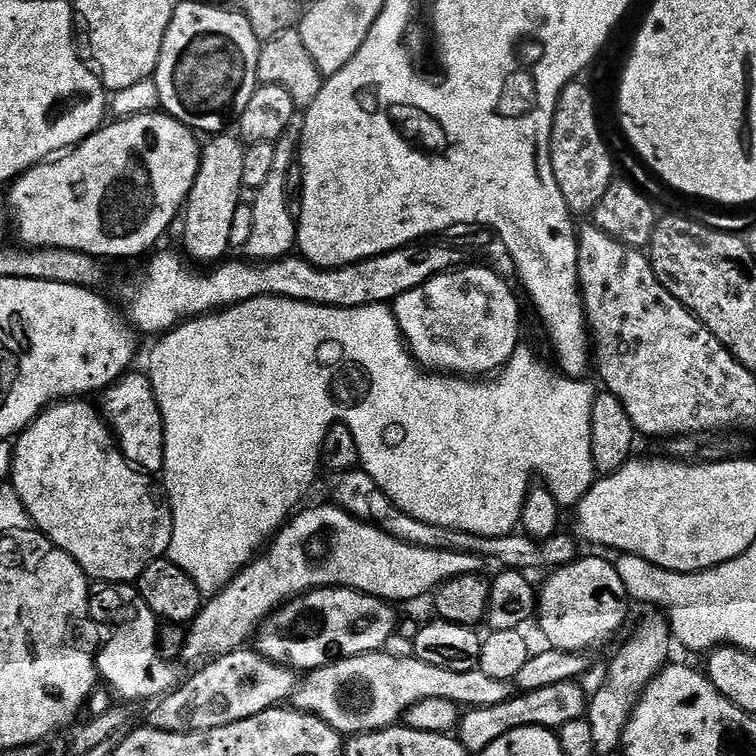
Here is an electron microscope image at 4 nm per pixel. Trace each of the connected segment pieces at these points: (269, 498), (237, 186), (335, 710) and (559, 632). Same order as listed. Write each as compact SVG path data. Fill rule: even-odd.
M259 296L253 300L246 300L243 304L217 311L215 314L205 314L199 318L189 319L187 322L172 330L176 333L176 336L196 336L196 332L244 332L244 336L252 336L252 340L242 340L242 346L240 344L238 346L222 346L222 350L226 350L226 352L212 352L212 360L206 360L212 366L212 369L202 368L202 372L198 376L202 380L194 380L194 382L172 382L174 384L172 398L156 400L156 402L162 402L162 407L160 407L161 416L166 416L166 422L163 424L164 470L162 479L164 479L164 484L162 483L162 488L166 493L166 503L172 510L172 537L170 538L170 546L168 547L166 556L167 559L173 560L186 574L190 574L194 586L198 586L200 595L204 598L215 596L217 592L220 592L228 584L231 584L237 572L265 547L266 542L271 541L275 537L276 533L284 527L289 517L301 507L300 499L307 494L308 487L315 482L316 471L321 471L325 438L328 436L329 430L335 426L343 426L350 430L350 434L354 438L356 449L360 455L360 464L363 470L373 479L378 488L388 496L388 499L404 511L405 514L409 515L410 518L417 519L418 522L429 523L430 526L453 528L454 531L469 532L472 535L500 536L503 538L508 538L512 531L517 531L520 515L524 509L524 497L528 495L529 487L533 483L532 472L538 474L540 480L545 478L545 476L560 476L560 472L556 472L556 464L552 464L552 444L548 444L548 440L552 440L552 436L548 436L548 432L544 432L544 412L552 412L552 404L560 404L560 408L564 408L564 404L568 404L568 456L572 456L572 460L576 460L576 456L584 456L584 448L592 448L592 403L596 401L598 392L597 389L594 390L590 385L584 384L588 382L580 378L559 378L560 380L555 380L540 365L539 358L530 349L524 348L525 346L517 347L516 352L504 363L503 368L499 369L498 375L495 378L461 378L455 374L441 374L435 370L425 370L417 364L416 357L406 347L406 341L400 335L400 327L396 321L396 313L388 304L367 304L361 308L327 308L321 304L308 304L305 300L287 300L284 296Z
M235 135L233 136L216 136L209 144L203 145L200 169L188 195L188 202L182 209L185 248L183 251L189 261L197 260L192 262L200 266L215 265L223 261L230 252L231 227L235 210L241 205L240 189L244 187L242 162L245 150L245 145Z
M388 650L379 652L363 652L361 656L345 656L333 659L331 664L309 671L303 677L302 683L292 693L290 700L301 712L308 712L322 722L326 722L332 729L340 733L341 737L351 738L361 736L363 732L381 732L383 728L393 727L403 717L410 706L422 702L426 698L453 699L452 687L457 687L458 680L452 669L430 665L420 661L412 654L407 656L391 656Z
M592 556L589 560L576 558L571 564L557 567L552 577L541 587L538 592L538 620L540 616L540 628L548 639L547 647L558 652L587 653L587 648L608 640L624 624L628 616L629 595L622 586L622 578L618 578L615 563L599 560Z

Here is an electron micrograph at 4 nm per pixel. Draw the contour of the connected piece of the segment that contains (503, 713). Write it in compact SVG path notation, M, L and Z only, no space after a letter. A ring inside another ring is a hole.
M575 680L558 682L545 688L533 688L523 694L513 695L512 699L489 708L472 706L461 715L454 735L470 754L483 754L495 740L502 738L510 730L519 728L561 728L566 722L581 719L586 712L586 694Z

